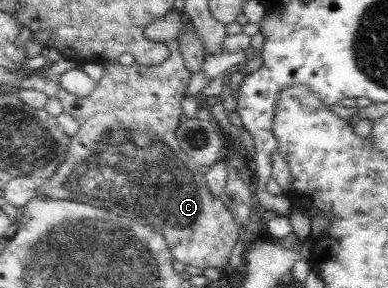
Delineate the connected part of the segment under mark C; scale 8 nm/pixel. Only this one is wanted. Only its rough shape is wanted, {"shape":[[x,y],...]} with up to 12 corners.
{"shape":[[115,61],[35,196],[164,234],[176,262],[229,263],[241,231],[178,144],[192,75]]}

